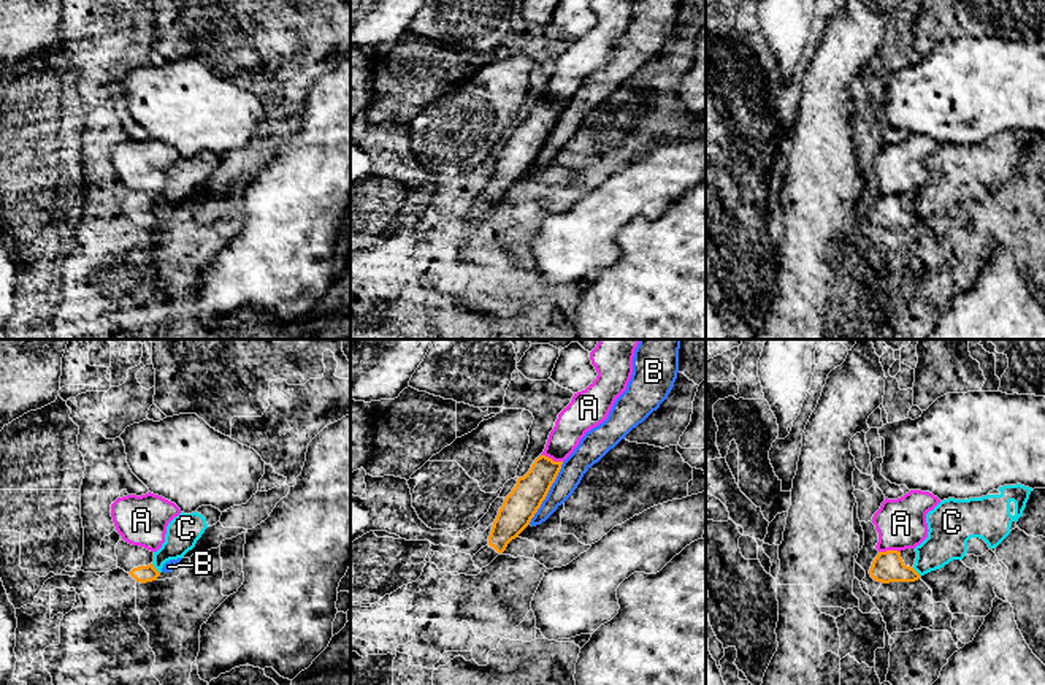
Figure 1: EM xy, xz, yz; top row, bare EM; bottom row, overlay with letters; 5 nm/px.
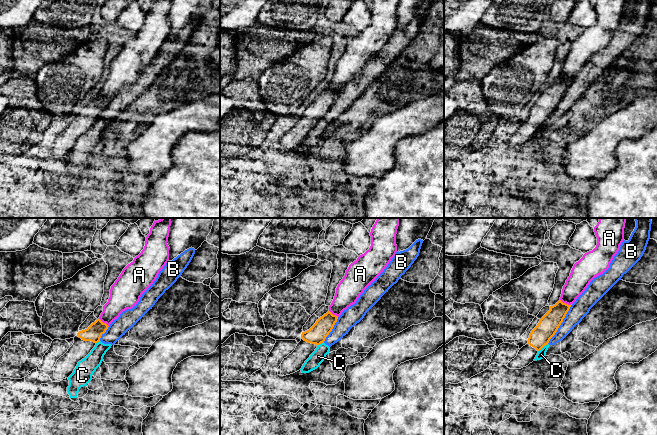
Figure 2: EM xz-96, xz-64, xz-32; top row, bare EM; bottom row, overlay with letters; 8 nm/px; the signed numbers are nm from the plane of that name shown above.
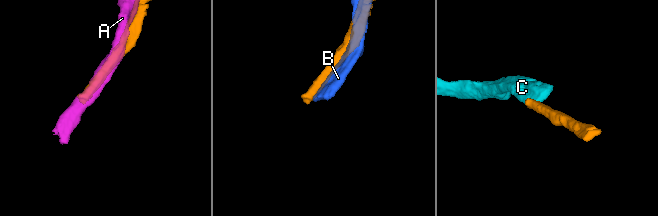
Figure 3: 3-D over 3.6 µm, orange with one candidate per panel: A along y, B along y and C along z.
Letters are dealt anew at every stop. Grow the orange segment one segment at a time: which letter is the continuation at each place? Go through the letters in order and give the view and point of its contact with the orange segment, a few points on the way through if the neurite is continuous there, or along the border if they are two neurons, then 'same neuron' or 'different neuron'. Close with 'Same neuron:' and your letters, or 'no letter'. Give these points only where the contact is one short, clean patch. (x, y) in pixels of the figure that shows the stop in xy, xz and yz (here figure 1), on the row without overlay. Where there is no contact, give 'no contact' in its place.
A: meets orange in xz at (551, 103); different neuron
B: meets orange in xz at (547, 137); different neuron
C: meets orange in xy at (154, 213); border along xy (151, 208), (159, 218); different neuron
Same neuron: no letter

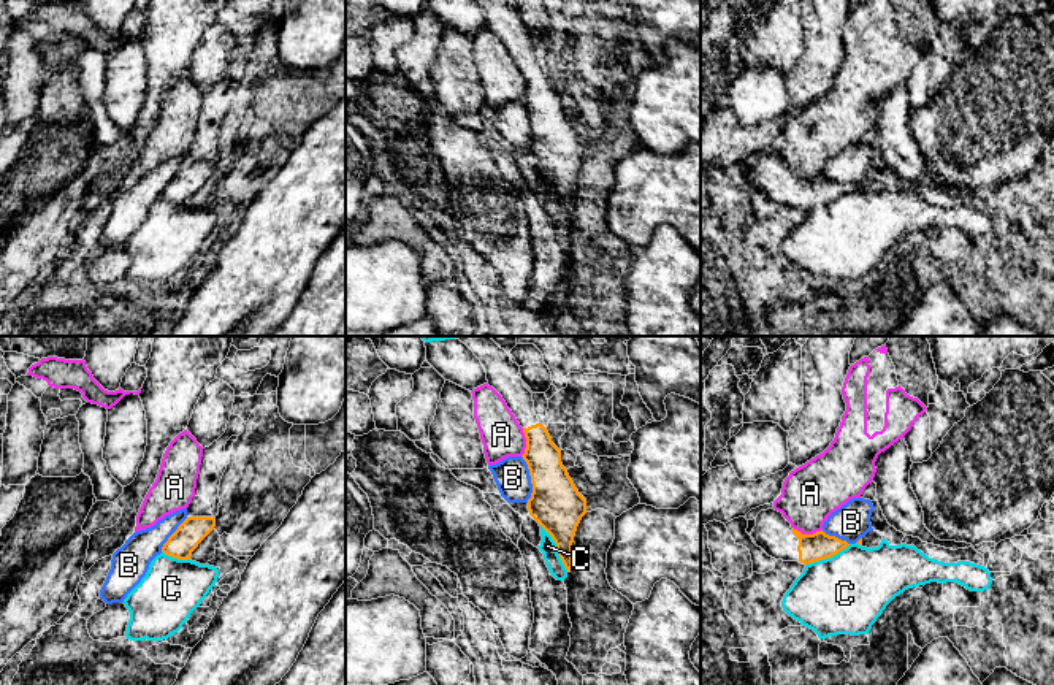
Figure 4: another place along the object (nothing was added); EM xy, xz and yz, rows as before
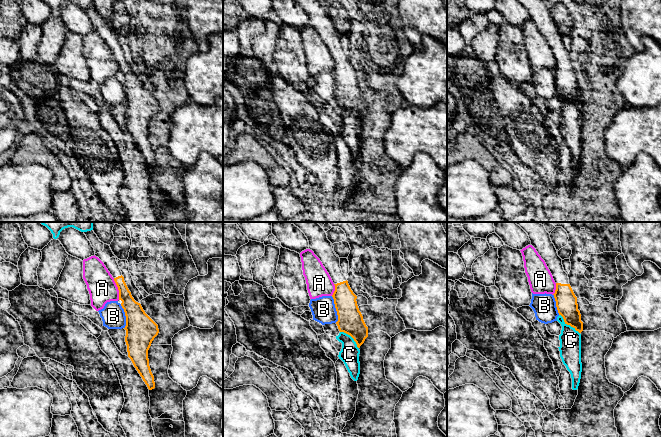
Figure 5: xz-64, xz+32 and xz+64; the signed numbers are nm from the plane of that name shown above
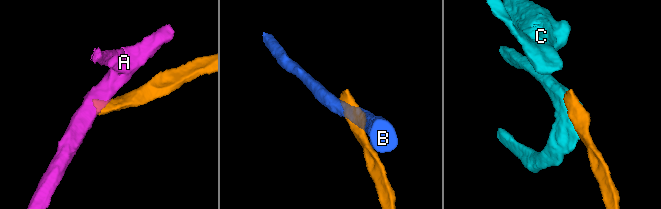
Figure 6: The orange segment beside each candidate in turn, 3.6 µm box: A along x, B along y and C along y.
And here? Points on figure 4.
A: meets orange in yz at (807, 179); border along yz (793, 172), (802, 178), (821, 175); different neuron
B: meets orange in xz at (531, 124); border along xz (522, 100), (531, 129), (528, 146); different neuron
C: meets orange in xz at (557, 192); different neuron
Same neuron: no letter

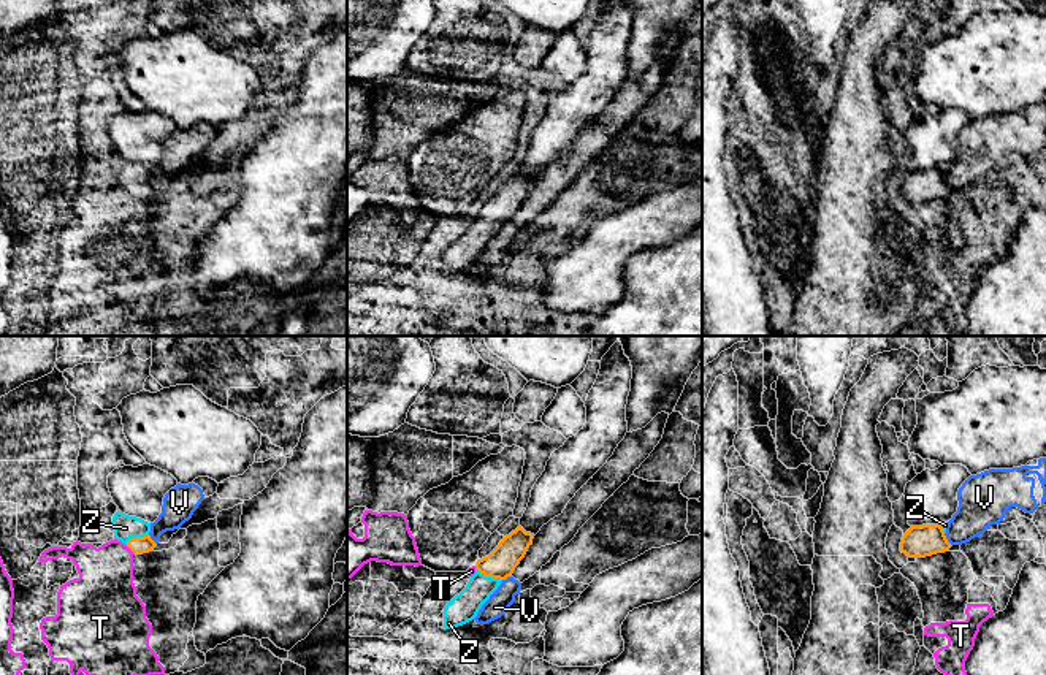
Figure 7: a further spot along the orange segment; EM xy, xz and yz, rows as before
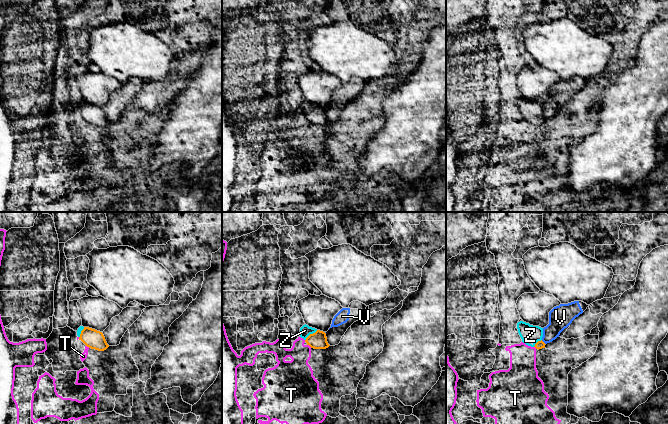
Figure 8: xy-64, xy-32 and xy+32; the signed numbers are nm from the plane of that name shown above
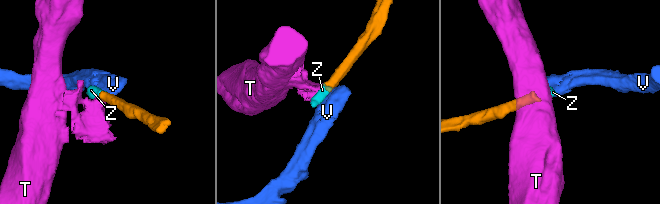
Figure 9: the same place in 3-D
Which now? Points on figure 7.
T: meets orange in xy at (129, 192); border along xy (124, 189), (133, 197); different neuron
V: meets orange in yz at (946, 184); border along yz (943, 178), (951, 190); different neuron
Z: meets orange in xz at (488, 221); runs through xz (501, 208), (488, 221), (463, 252); same neuron
Same neuron: Z

